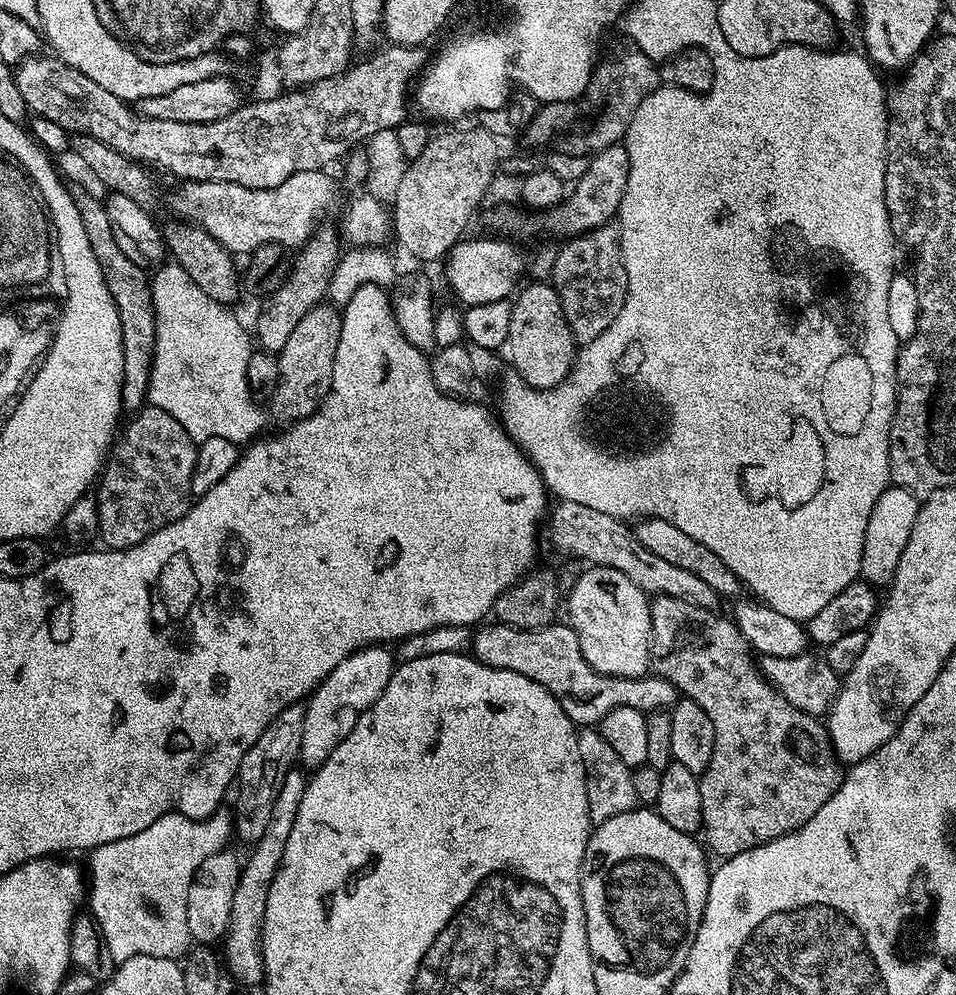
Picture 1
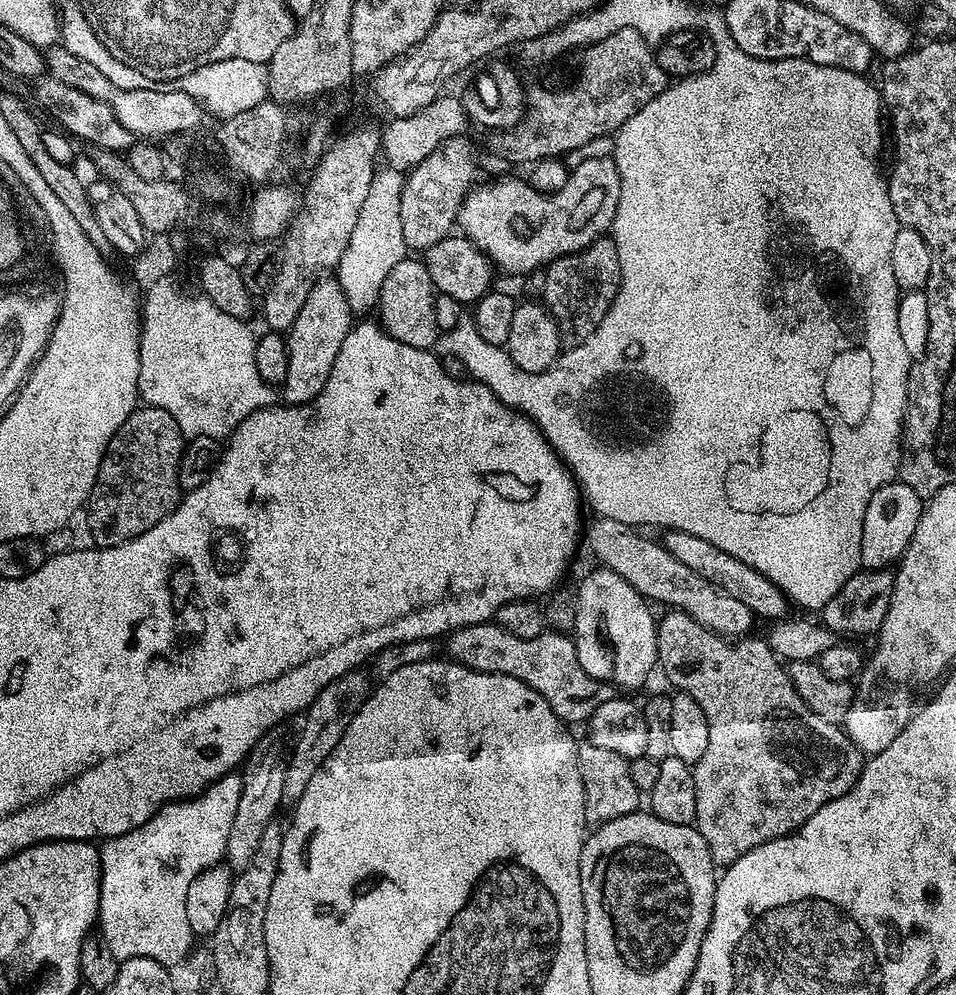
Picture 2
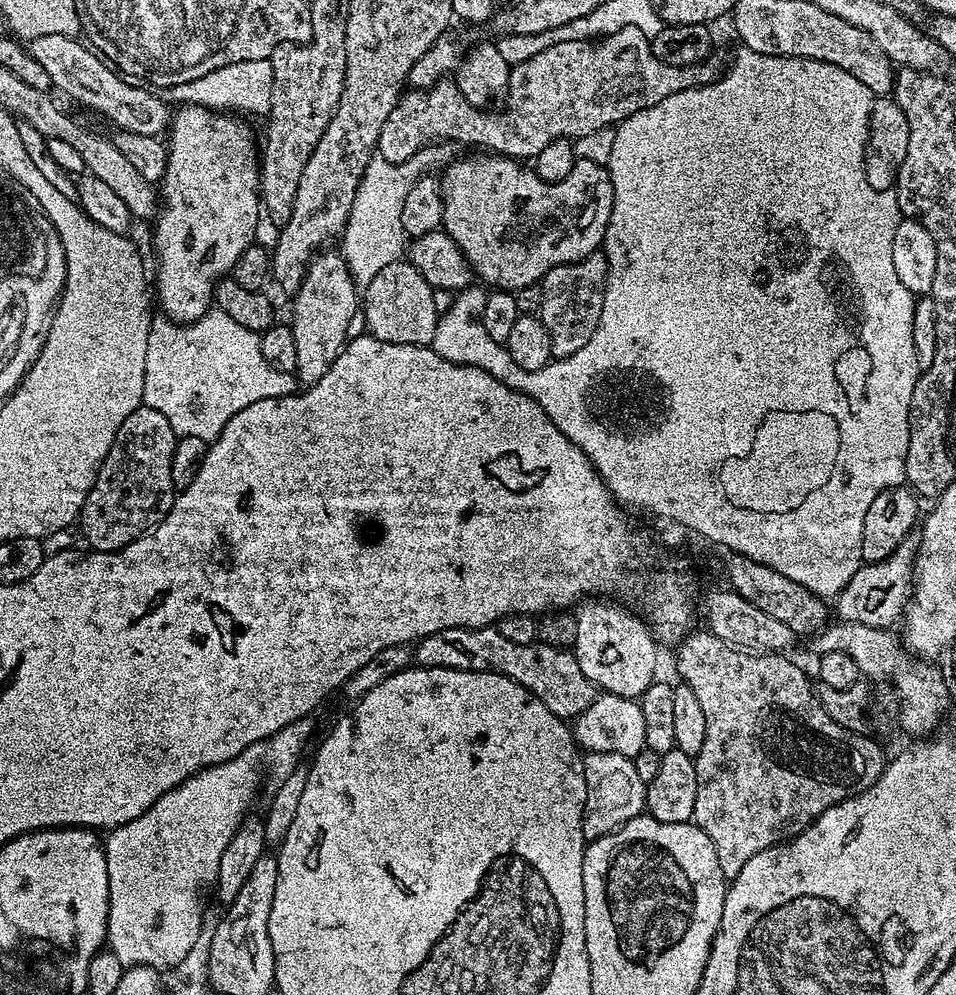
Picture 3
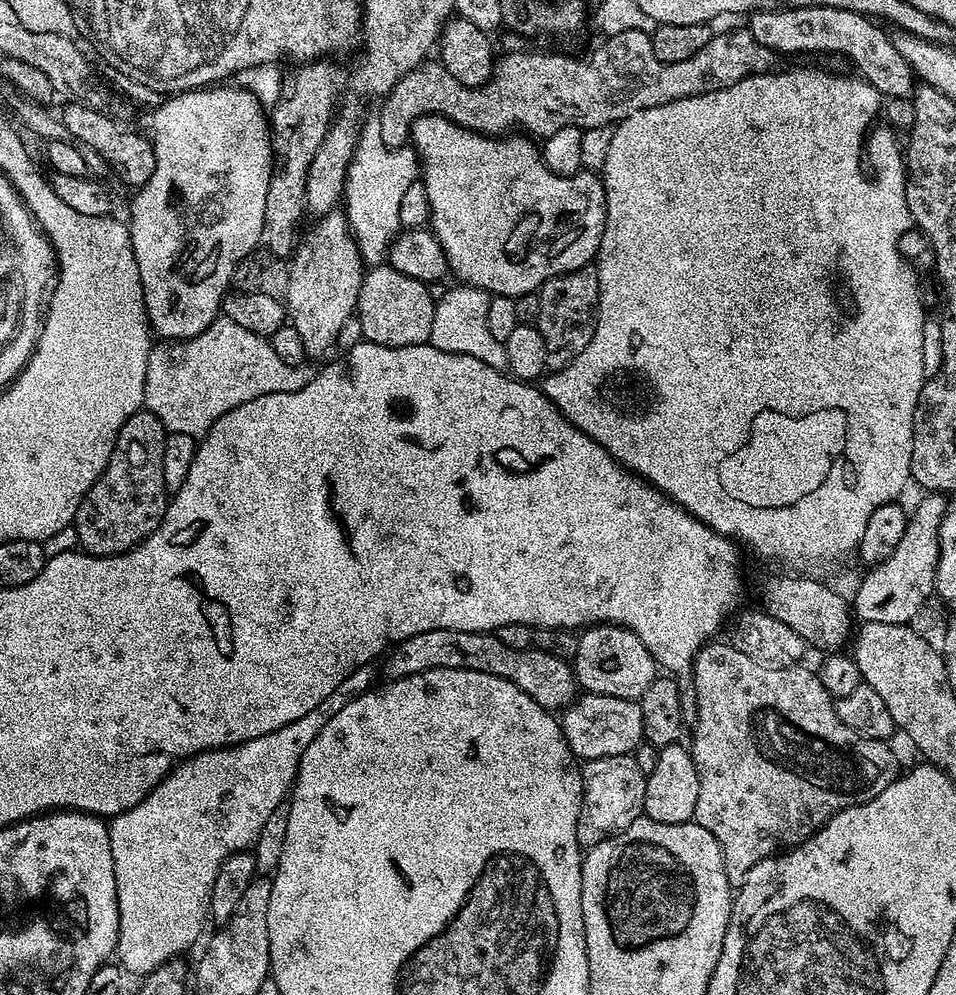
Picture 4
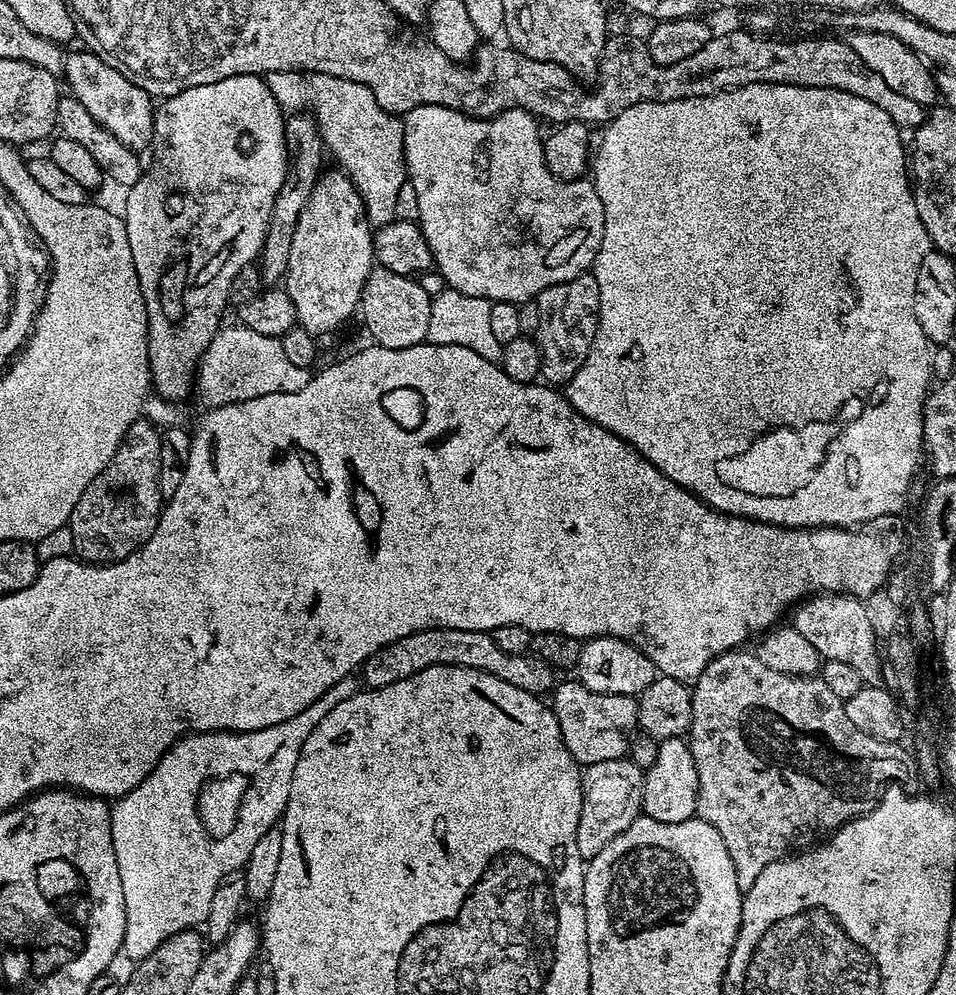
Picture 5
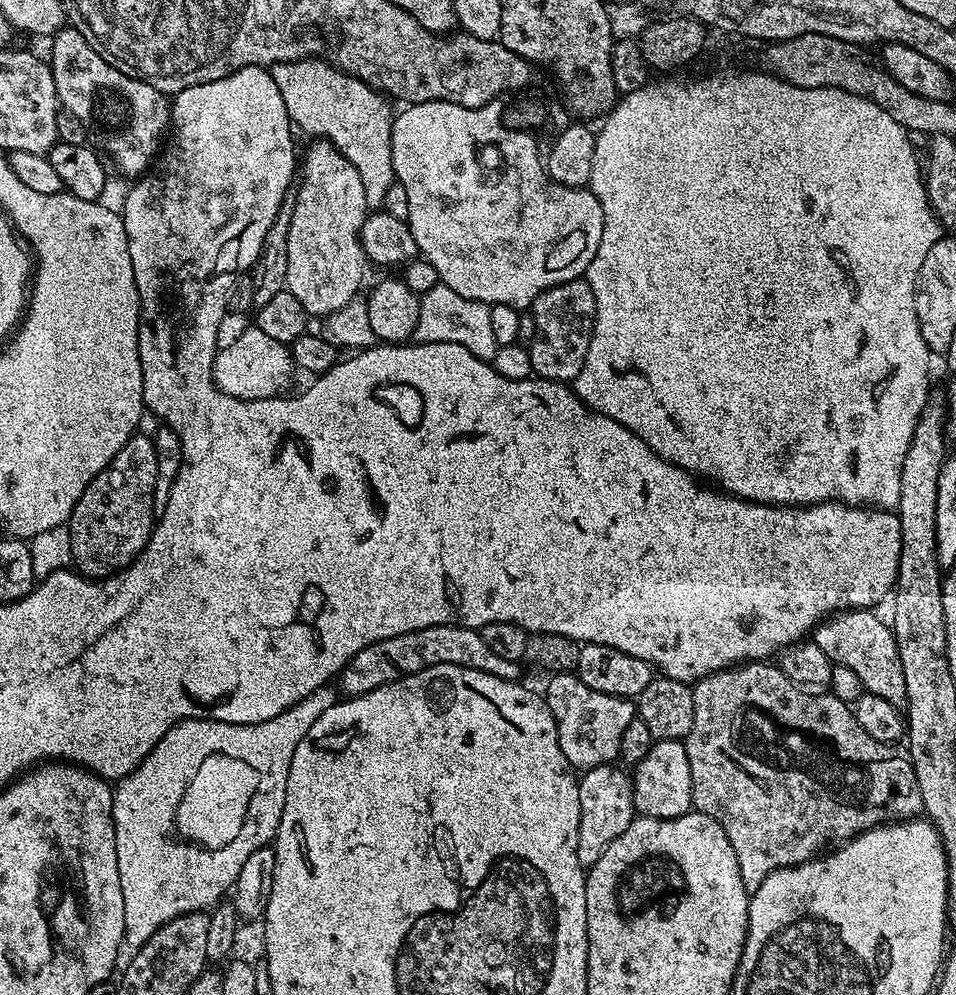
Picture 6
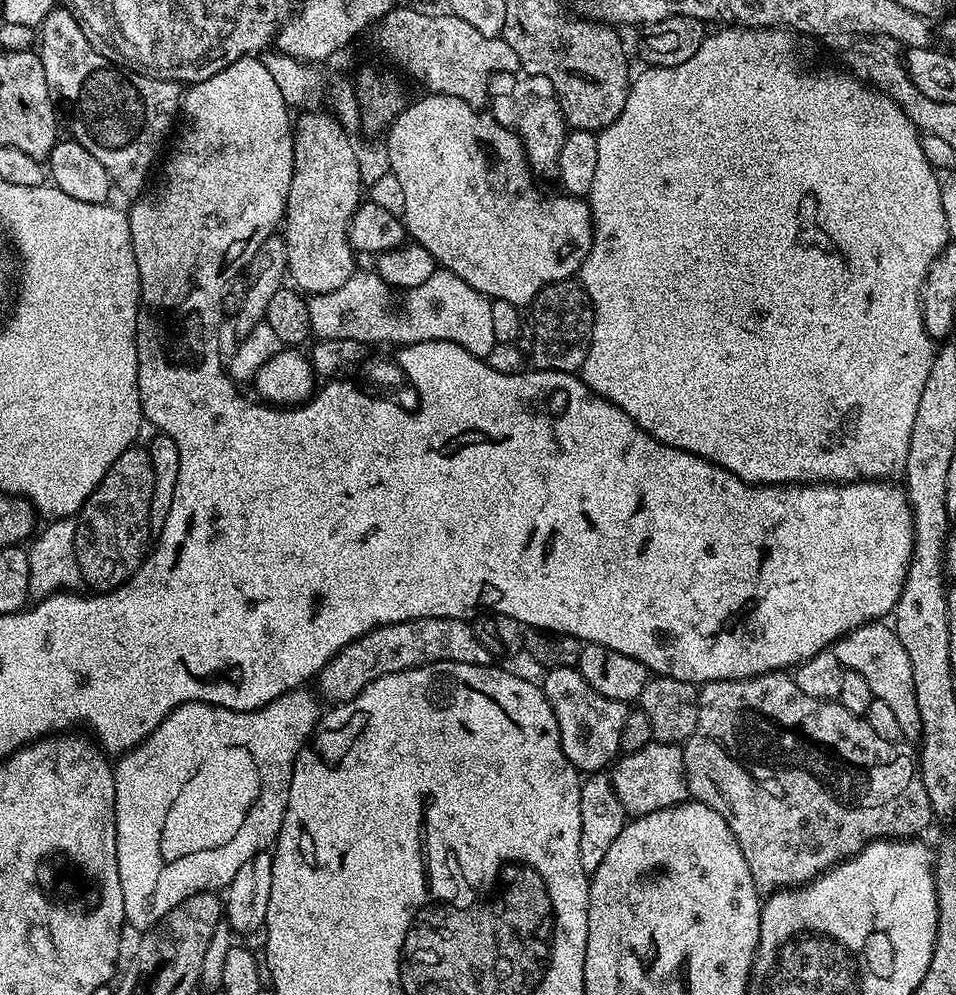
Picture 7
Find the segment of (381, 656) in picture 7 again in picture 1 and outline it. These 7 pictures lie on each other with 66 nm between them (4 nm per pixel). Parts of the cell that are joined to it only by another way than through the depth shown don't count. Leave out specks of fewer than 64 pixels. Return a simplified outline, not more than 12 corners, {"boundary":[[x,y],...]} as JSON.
{"boundary":[[499,622],[475,629],[471,655],[546,686],[577,726],[610,710],[671,709],[675,686],[622,678],[582,658],[576,631]]}

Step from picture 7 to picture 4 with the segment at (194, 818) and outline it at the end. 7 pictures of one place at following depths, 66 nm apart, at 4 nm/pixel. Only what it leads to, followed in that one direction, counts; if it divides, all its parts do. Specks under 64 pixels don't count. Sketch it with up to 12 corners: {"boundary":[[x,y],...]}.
{"boundary":[[377,683],[179,761],[111,817],[115,955],[193,947],[218,866],[251,849],[302,754]]}

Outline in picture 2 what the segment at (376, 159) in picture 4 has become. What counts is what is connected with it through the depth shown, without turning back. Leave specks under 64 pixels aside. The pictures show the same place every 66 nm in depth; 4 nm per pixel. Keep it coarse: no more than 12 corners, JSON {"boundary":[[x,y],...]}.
{"boundary":[[377,169],[334,270],[353,315],[407,257],[403,173]]}

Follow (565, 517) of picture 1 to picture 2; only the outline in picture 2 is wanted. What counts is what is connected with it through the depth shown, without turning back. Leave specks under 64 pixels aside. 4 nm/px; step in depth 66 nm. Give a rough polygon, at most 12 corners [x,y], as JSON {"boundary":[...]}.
{"boundary":[[605,516],[583,547],[649,602],[744,638],[750,606]]}

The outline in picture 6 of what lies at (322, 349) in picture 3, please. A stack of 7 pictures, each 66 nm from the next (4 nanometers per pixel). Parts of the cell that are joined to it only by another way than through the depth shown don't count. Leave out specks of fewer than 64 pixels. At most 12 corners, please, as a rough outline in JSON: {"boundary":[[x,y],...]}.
{"boundary":[[330,141],[302,152],[282,280],[309,317],[359,293],[370,207]]}

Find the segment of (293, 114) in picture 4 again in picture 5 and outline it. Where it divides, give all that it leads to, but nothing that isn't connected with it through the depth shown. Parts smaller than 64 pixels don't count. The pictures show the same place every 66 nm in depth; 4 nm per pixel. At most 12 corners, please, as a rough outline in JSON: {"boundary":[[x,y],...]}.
{"boundary":[[307,111],[285,119],[288,173],[270,210],[260,276],[279,285],[326,149]]}

